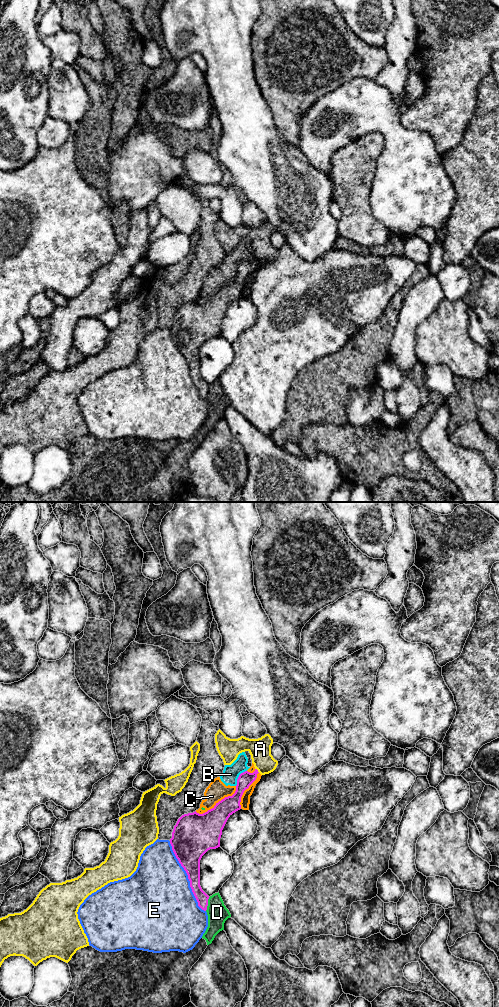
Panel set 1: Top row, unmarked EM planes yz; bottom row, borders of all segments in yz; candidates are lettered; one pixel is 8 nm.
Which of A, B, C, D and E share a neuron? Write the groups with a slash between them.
A / B C D / E

